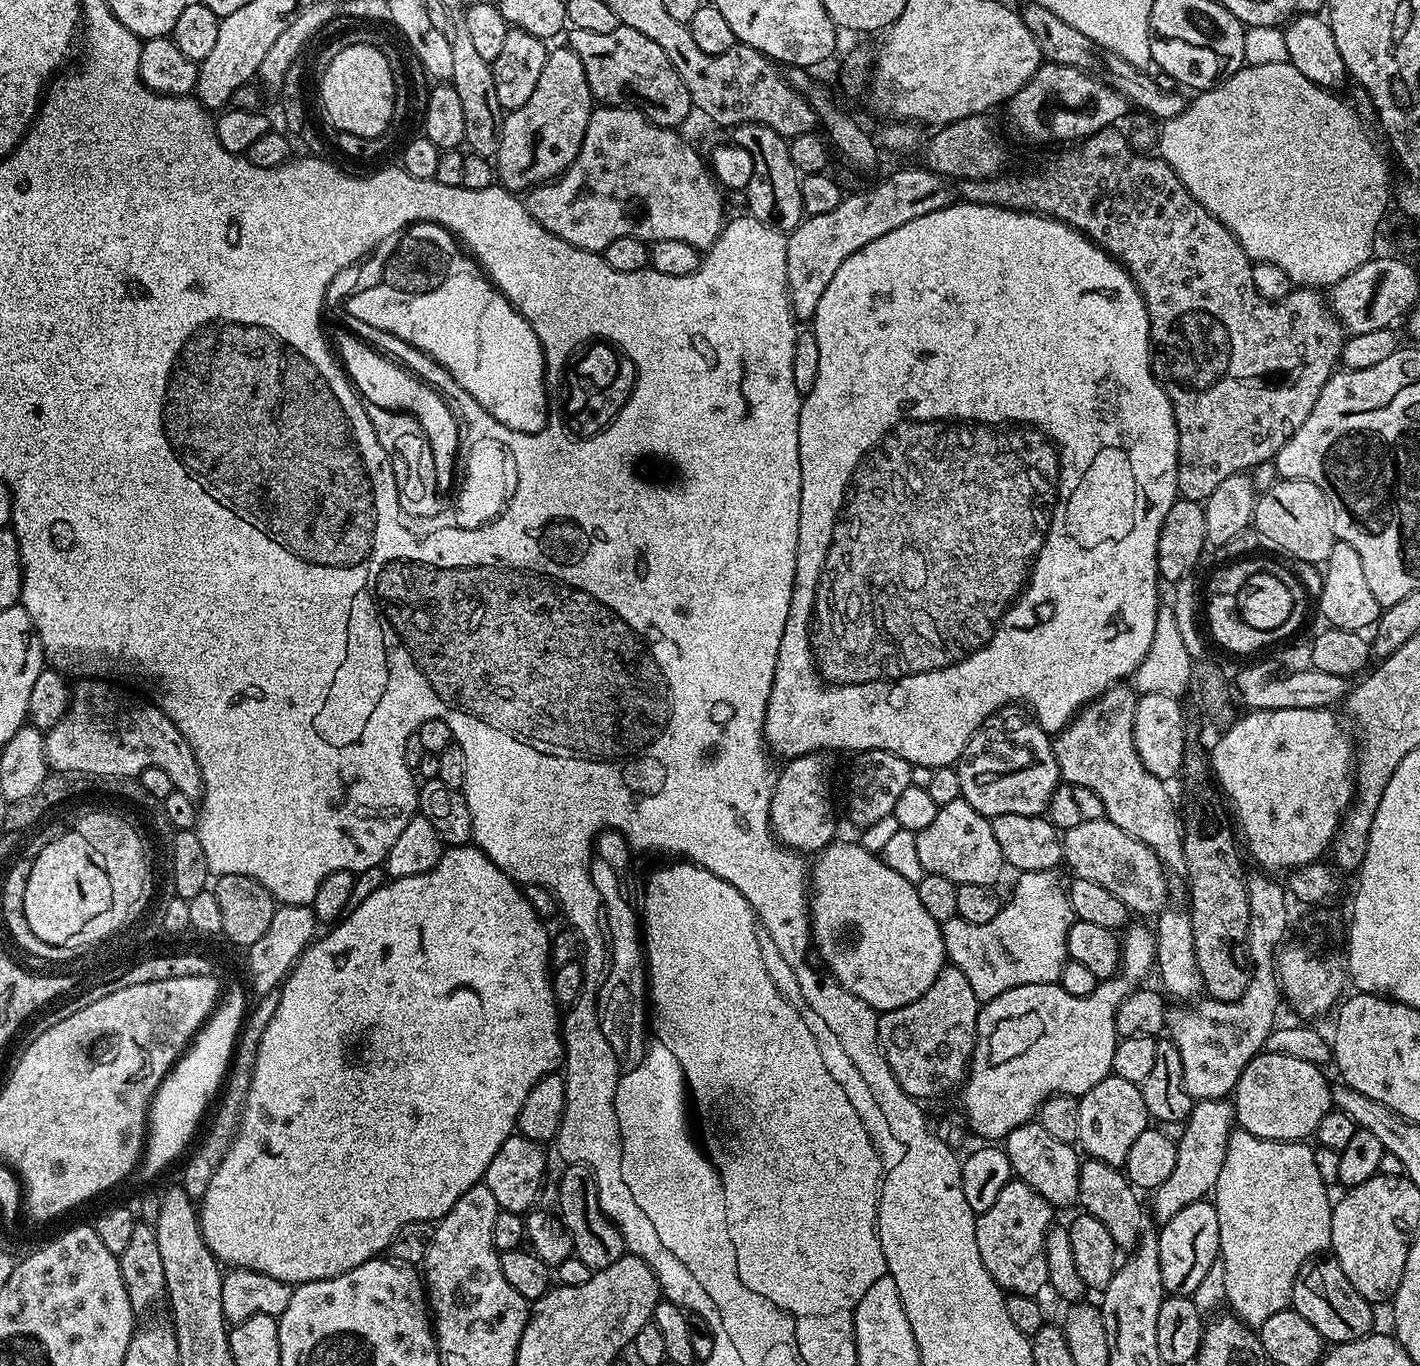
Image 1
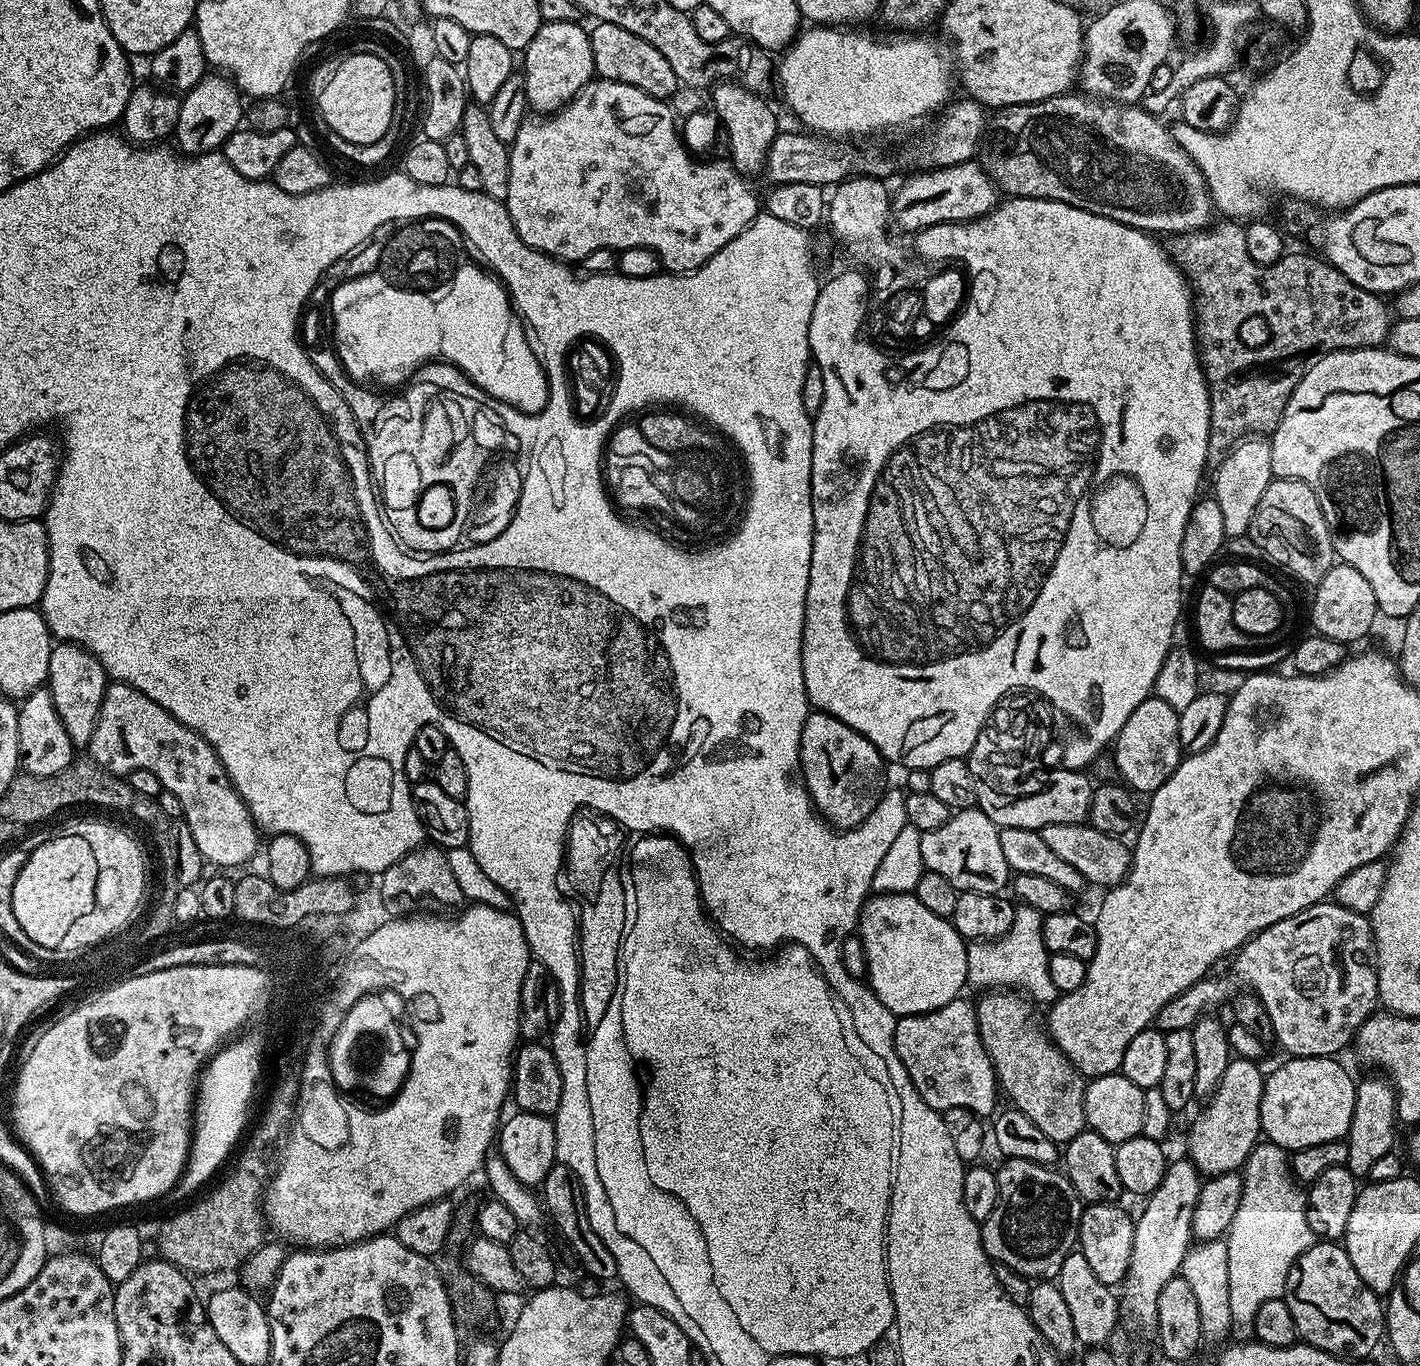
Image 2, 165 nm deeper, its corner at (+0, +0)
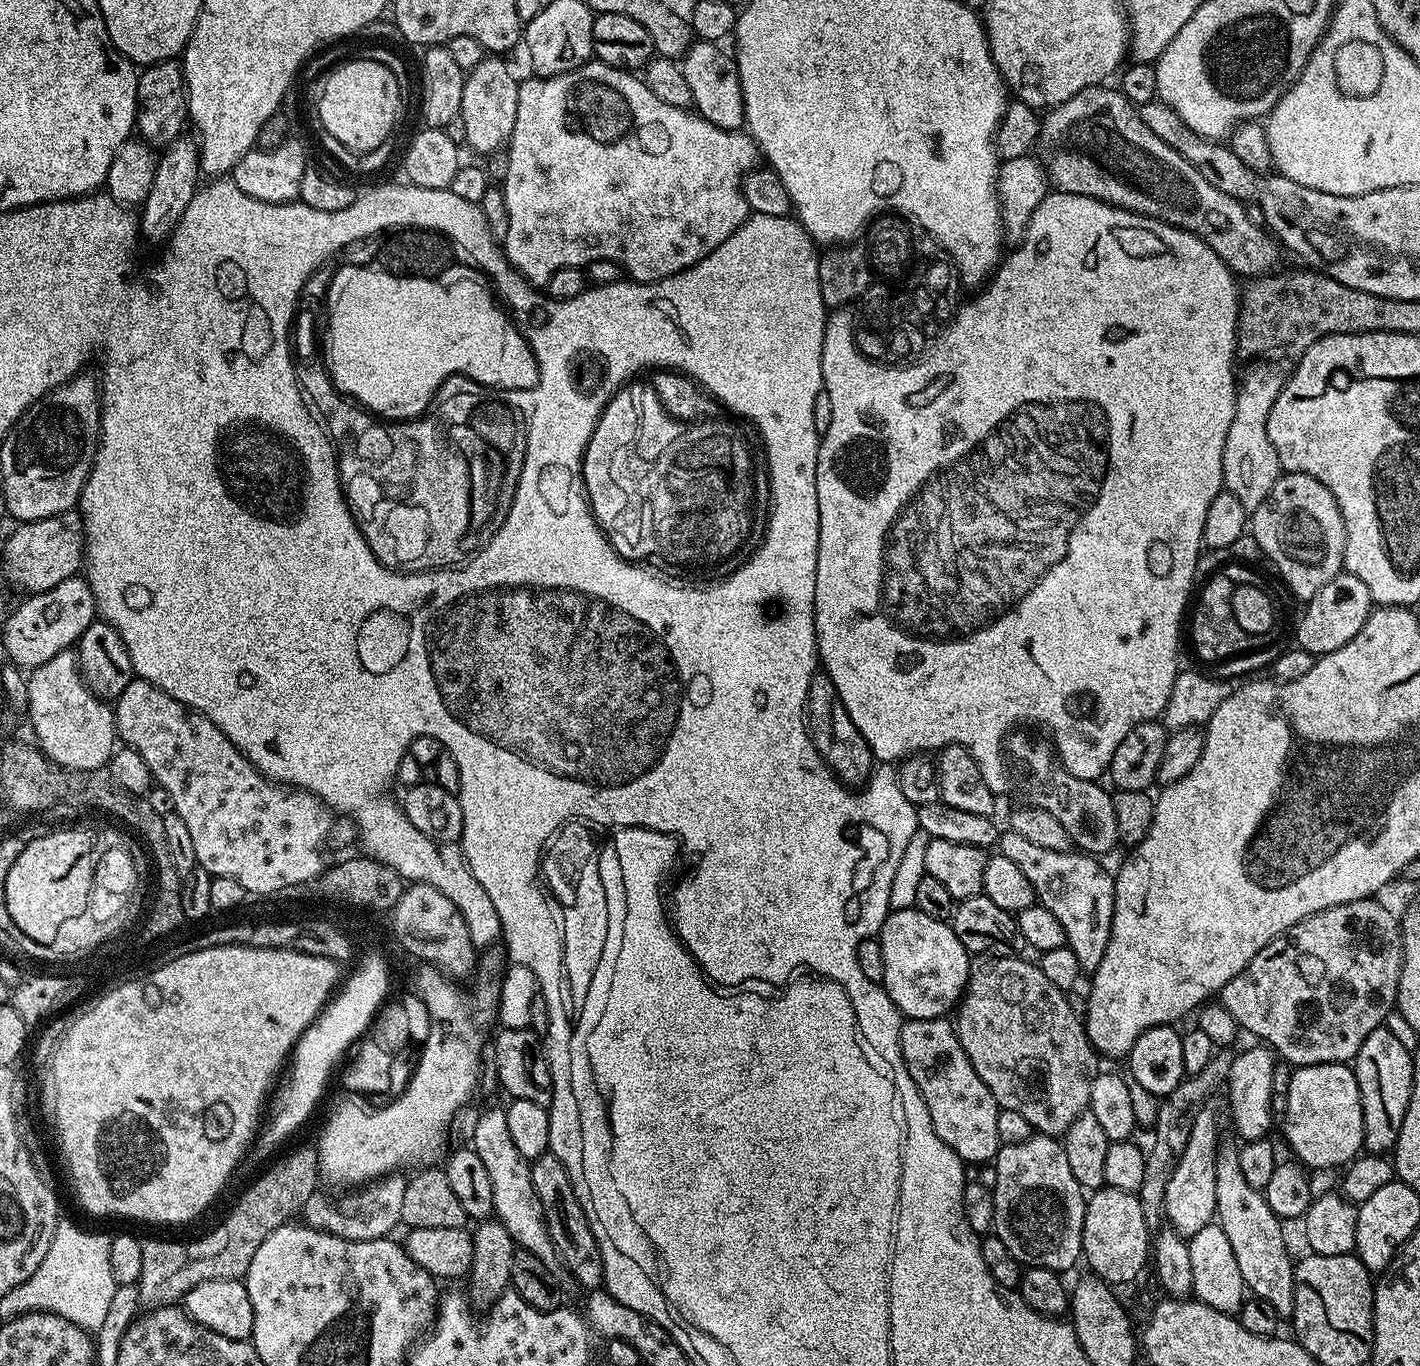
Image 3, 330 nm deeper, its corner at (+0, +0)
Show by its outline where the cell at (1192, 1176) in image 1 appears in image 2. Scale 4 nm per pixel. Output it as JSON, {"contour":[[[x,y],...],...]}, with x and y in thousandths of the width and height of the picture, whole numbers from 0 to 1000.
{"contour":[[[868,775],[863,780],[863,786],[861,786],[861,792],[855,798],[855,801],[850,803],[848,812],[845,818],[839,823],[839,829],[837,832],[836,848],[839,850],[842,857],[849,862],[860,861],[864,858],[873,858],[880,845],[883,843],[885,838],[888,837],[887,810],[889,810],[889,798],[890,797],[891,786],[887,785],[888,780],[884,776],[875,776]]]}

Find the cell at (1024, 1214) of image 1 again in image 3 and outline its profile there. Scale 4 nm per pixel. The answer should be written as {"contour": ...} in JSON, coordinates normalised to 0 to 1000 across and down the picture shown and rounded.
{"contour":[[[727,830],[725,833],[723,833],[723,836],[717,836],[716,837],[708,837],[702,843],[700,850],[701,854],[701,867],[699,870],[699,876],[700,877],[700,895],[699,898],[700,903],[703,906],[706,906],[708,915],[711,915],[711,918],[714,918],[714,921],[720,927],[727,928],[728,927],[734,927],[739,928],[747,933],[751,932],[751,928],[755,928],[761,922],[762,917],[762,895],[763,894],[763,882],[765,881],[764,870],[761,869],[761,867],[756,862],[756,859],[754,857],[754,851],[751,851],[751,842],[749,837],[744,832],[736,832],[735,830]]]}

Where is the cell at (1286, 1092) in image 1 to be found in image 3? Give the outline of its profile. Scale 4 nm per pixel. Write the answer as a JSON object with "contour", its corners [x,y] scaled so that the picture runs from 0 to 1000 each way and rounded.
{"contour":[[[920,779],[913,781],[908,789],[908,803],[905,817],[903,819],[904,832],[910,840],[909,846],[922,856],[946,856],[958,846],[961,840],[961,819],[959,804],[956,798],[955,786],[949,779]]]}

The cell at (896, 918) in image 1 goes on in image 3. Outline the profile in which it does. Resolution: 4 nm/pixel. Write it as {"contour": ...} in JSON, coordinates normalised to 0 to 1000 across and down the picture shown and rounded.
{"contour":[[[644,663],[628,666],[620,679],[619,688],[620,703],[623,705],[621,723],[635,745],[661,747],[674,737],[682,718],[683,698],[675,690],[670,676],[655,672]]]}

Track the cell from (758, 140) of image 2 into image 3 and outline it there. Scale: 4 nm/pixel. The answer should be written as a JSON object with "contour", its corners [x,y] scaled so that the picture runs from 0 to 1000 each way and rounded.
{"contour":[[[491,29],[485,33],[478,48],[480,54],[483,54],[483,60],[486,63],[487,79],[494,86],[497,86],[497,89],[508,95],[518,97],[525,93],[523,63],[518,43],[513,39],[512,41],[507,35],[509,34],[506,31]]]}

